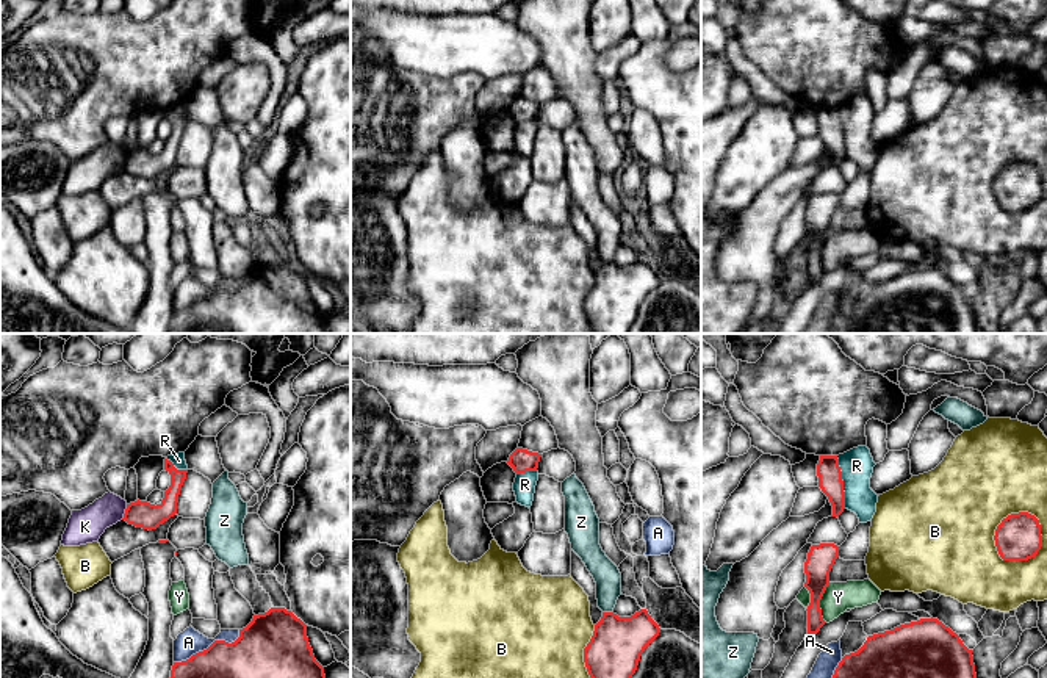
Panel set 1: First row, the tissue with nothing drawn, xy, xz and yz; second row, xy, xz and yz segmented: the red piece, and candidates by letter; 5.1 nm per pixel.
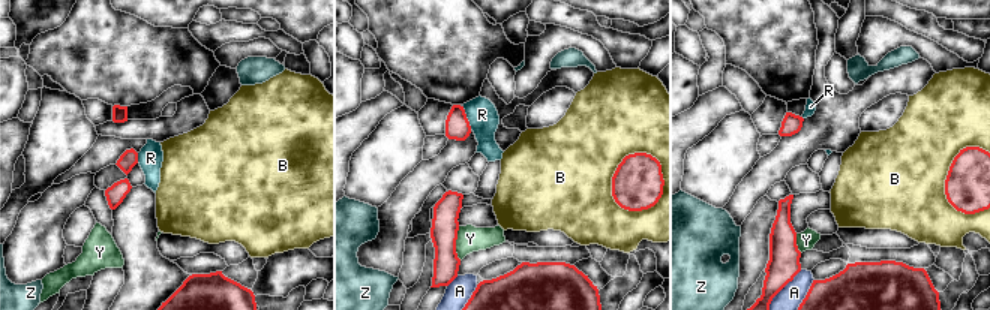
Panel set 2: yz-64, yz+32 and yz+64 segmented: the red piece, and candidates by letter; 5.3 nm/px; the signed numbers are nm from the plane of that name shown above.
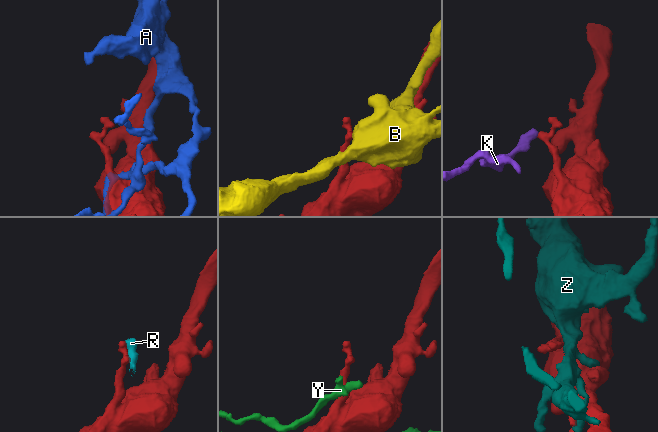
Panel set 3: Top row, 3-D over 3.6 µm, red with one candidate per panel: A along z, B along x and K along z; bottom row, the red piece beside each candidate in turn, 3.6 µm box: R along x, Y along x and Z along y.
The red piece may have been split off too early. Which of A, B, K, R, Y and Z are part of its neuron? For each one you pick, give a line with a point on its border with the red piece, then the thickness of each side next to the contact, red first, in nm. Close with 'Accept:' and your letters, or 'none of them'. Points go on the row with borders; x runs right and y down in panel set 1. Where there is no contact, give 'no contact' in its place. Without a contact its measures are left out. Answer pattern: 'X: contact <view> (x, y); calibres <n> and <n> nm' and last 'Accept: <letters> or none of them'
Accept: none of them

